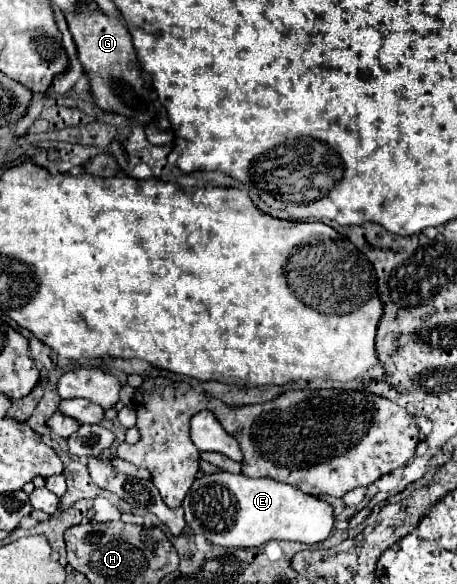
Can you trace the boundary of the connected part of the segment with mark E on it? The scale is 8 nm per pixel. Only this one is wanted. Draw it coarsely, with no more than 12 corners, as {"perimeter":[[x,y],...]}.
{"perimeter":[[201,476],[187,526],[217,546],[329,538],[333,508],[271,478]]}

